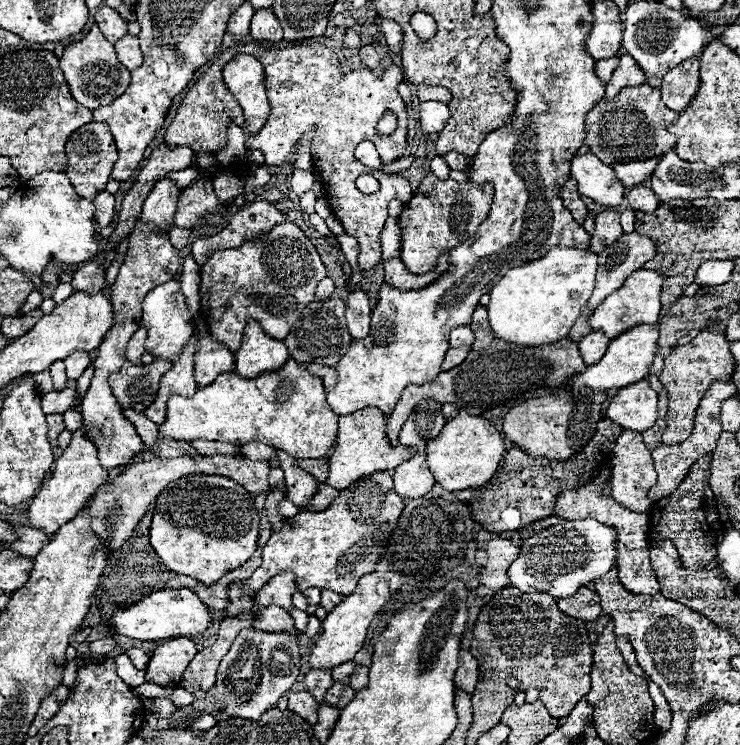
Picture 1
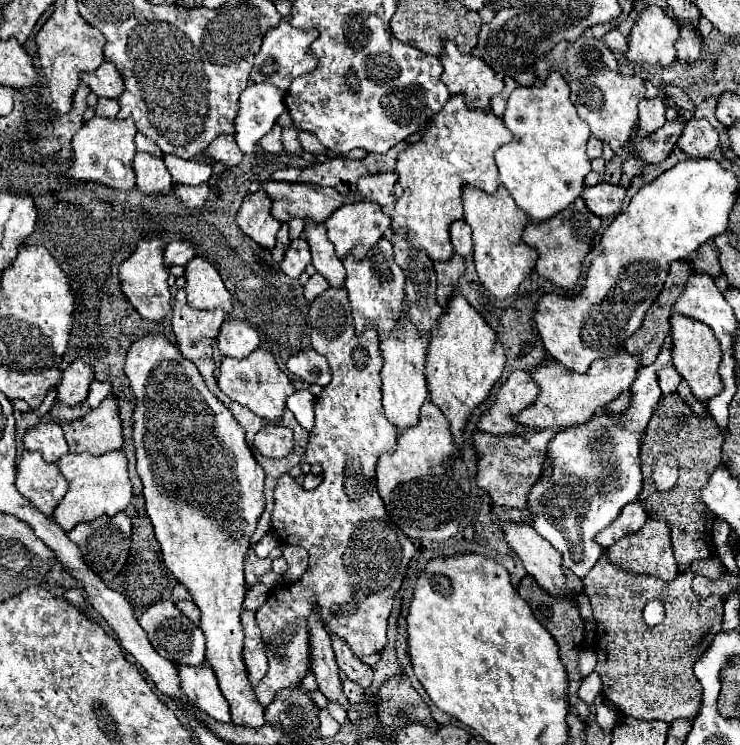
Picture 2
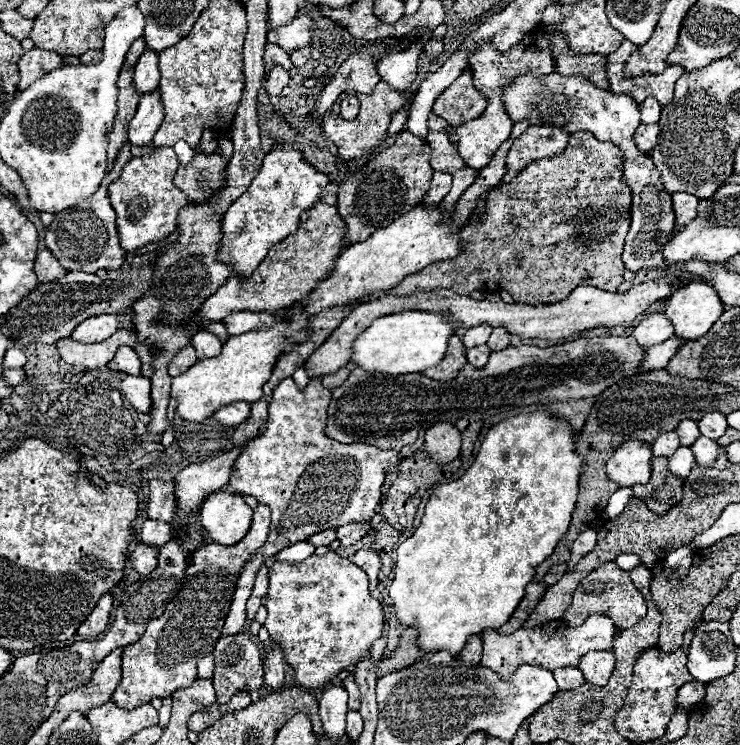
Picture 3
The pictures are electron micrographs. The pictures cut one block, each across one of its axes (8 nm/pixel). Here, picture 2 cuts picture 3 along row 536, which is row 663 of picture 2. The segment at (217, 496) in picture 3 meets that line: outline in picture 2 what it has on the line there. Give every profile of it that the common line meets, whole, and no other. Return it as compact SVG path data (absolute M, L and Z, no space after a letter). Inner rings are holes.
M150 332L136 340L126 354L124 374L130 380L130 390L136 398L132 412L134 422L134 446L136 446L136 470L144 486L146 512L152 520L156 540L162 546L164 564L184 584L196 606L200 608L200 628L206 636L206 660L210 662L218 686L230 704L232 724L260 728L264 720L264 708L252 694L252 684L244 674L242 654L242 624L240 610L244 602L244 574L242 562L250 548L250 536L256 530L258 518L264 510L264 470L254 460L252 450L244 440L244 428L234 420L232 412L206 388L196 364L182 356L176 344L158 332Z

